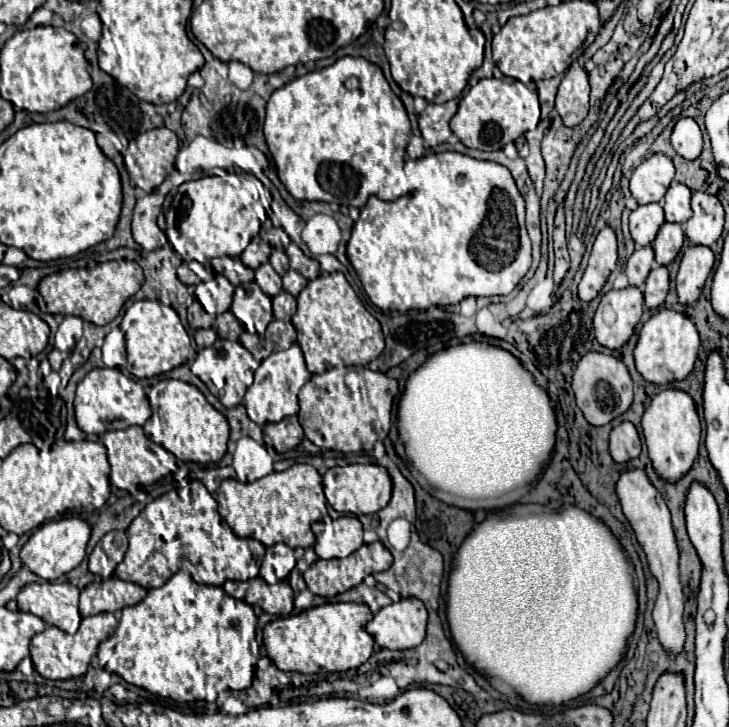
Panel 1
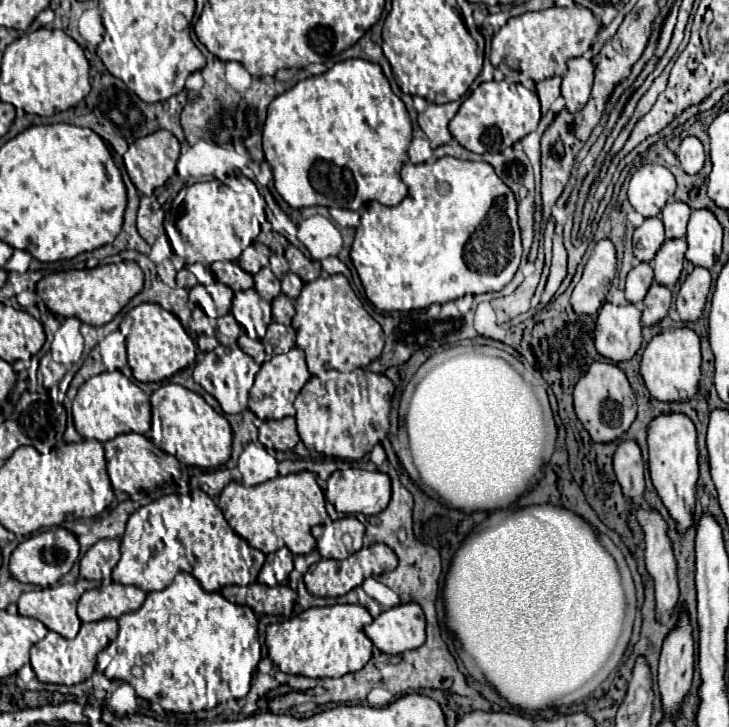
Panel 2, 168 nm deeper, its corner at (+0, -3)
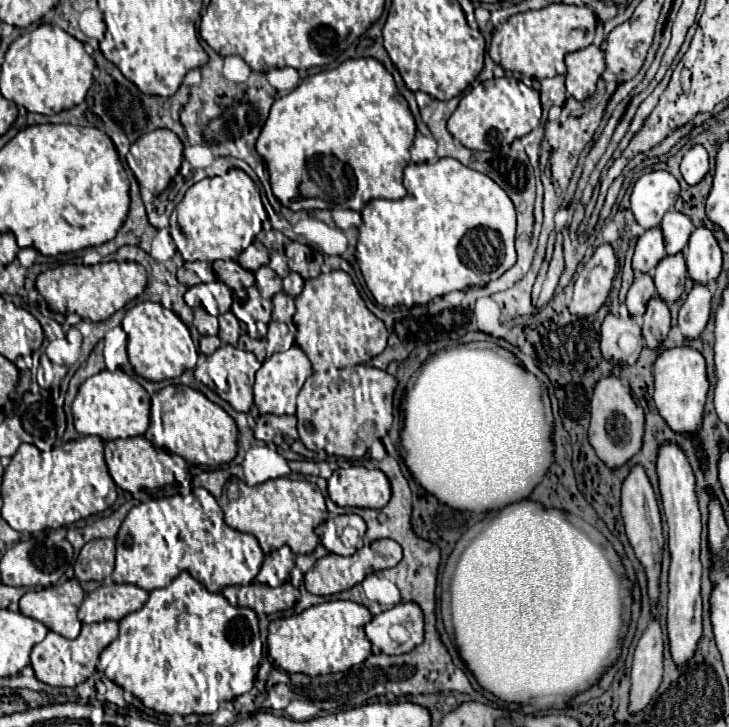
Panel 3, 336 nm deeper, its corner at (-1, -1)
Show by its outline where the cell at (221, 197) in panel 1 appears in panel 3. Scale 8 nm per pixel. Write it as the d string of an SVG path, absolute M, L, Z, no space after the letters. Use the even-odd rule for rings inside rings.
M231 169L224 177L210 177L194 183L175 207L168 227L184 261L238 259L260 231L272 230L268 213L254 181L241 169Z

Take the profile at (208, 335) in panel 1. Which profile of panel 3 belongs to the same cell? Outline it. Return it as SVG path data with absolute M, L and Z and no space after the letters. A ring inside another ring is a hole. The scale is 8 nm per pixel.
M202 337L202 339L200 339L200 351L202 351L204 355L214 353L220 345L222 345L222 341L220 341L218 337Z

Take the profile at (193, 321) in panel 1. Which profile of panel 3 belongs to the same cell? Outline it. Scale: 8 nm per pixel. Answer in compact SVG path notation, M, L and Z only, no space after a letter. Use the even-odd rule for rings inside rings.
M201 305L194 307L193 313L193 325L200 335L218 335L218 317L210 315Z

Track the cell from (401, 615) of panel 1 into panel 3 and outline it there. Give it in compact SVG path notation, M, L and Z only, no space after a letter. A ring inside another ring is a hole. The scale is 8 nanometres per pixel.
M398 603L396 607L382 611L366 625L366 635L386 655L402 655L412 651L424 641L424 615L416 603ZM396 631L404 631L406 639L400 639Z

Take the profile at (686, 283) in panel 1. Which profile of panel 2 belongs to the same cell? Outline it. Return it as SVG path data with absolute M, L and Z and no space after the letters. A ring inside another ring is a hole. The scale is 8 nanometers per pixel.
M695 267L693 273L687 275L687 279L681 285L679 297L677 297L677 313L681 321L697 321L703 313L707 295L711 289L711 275L703 267Z

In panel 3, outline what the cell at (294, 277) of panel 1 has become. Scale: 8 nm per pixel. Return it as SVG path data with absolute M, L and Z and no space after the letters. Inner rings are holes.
M290 273L288 277L284 277L284 293L290 297L300 295L302 285L304 285L304 279L298 273Z

